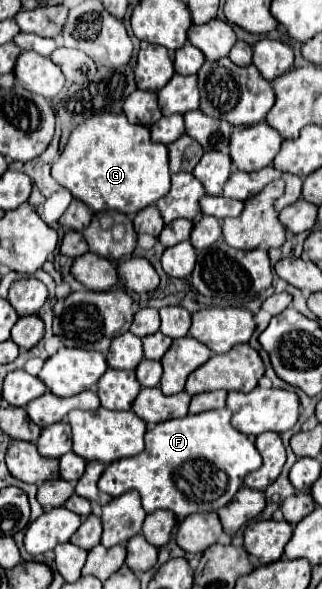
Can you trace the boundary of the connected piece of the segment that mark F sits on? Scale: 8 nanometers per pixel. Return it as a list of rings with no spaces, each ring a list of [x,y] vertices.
[[[209,410],[155,424],[145,434],[145,450],[131,460],[109,464],[99,480],[99,490],[121,496],[127,490],[141,494],[143,510],[171,510],[181,518],[195,512],[217,512],[229,504],[243,486],[243,478],[261,466],[255,442],[231,426],[231,410]]]

